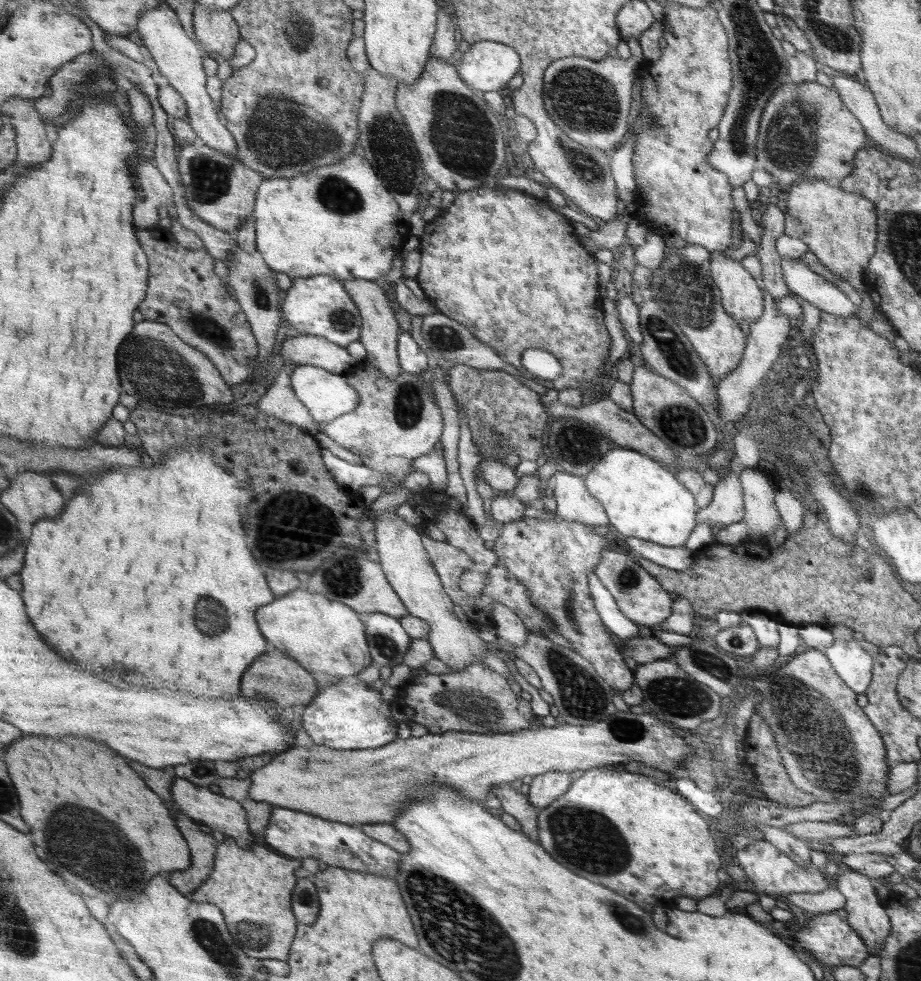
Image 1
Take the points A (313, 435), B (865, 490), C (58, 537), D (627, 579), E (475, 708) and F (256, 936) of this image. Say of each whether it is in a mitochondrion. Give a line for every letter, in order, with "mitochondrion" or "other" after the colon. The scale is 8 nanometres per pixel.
A: other
B: mitochondrion
C: other
D: mitochondrion
E: mitochondrion
F: mitochondrion

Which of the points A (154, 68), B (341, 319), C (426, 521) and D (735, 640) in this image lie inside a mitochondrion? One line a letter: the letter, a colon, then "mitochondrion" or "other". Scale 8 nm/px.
A: other
B: mitochondrion
C: other
D: mitochondrion

